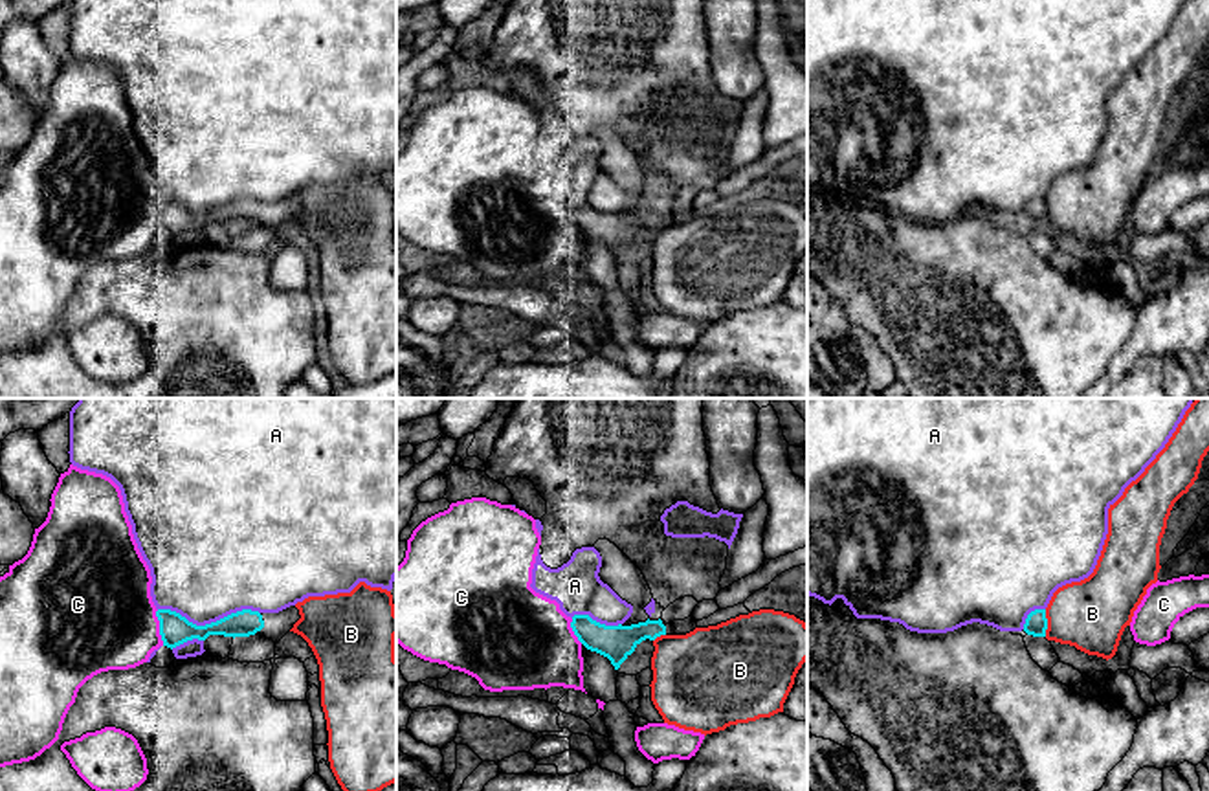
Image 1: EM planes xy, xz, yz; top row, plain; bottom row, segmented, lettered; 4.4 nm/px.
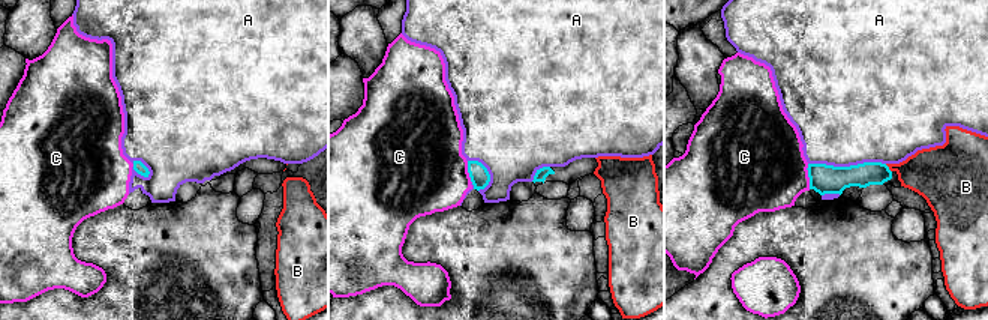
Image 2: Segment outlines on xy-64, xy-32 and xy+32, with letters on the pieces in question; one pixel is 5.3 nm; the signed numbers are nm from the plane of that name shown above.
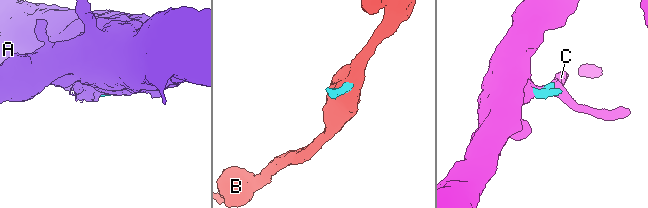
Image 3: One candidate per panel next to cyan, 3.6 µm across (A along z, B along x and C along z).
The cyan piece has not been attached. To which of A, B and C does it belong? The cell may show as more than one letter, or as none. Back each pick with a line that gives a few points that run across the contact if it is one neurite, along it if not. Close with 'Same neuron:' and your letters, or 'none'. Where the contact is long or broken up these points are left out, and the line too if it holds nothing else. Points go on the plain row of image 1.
Same neuron: none

